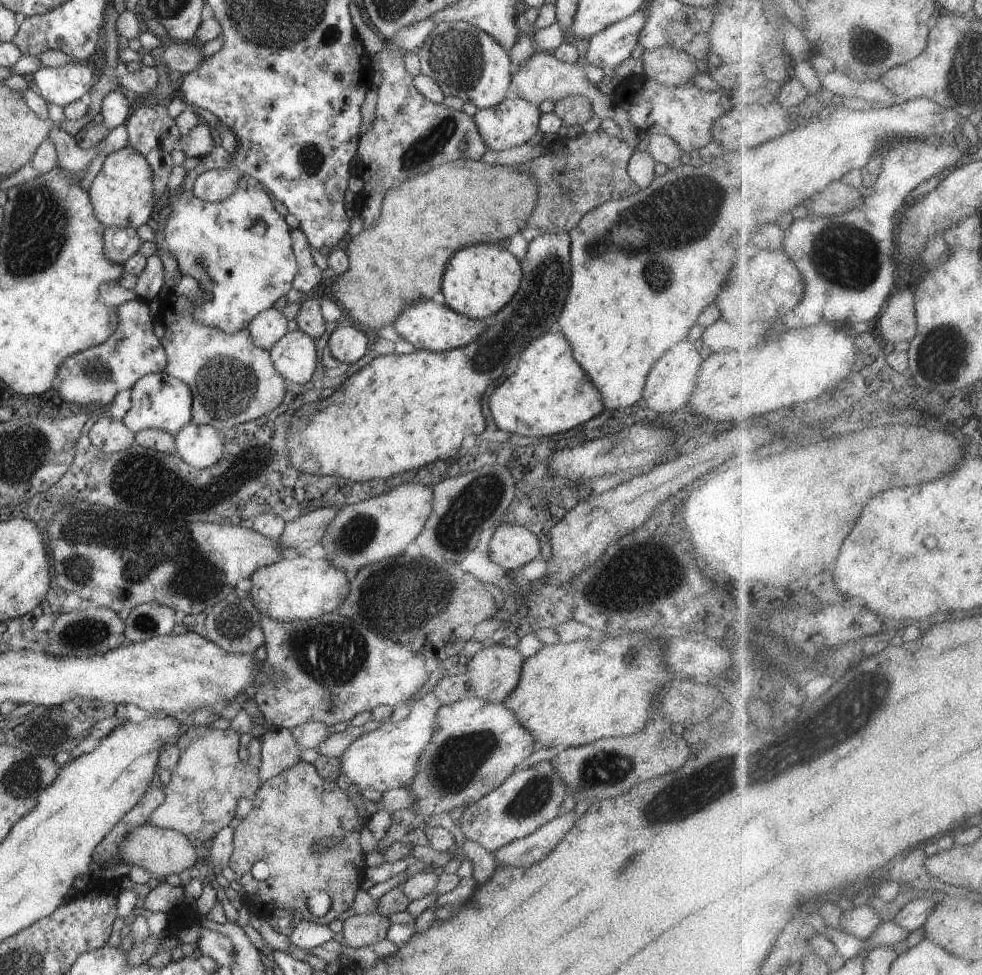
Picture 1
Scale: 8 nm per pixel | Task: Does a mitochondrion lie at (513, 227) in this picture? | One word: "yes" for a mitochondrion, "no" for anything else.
no

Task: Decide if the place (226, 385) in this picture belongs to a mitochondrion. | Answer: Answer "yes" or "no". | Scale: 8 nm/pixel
yes

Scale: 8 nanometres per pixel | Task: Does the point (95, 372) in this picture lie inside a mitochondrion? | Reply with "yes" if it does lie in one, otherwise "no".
yes

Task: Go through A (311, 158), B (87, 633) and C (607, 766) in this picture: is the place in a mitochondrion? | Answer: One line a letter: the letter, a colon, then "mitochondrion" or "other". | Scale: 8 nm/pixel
A: mitochondrion
B: mitochondrion
C: mitochondrion

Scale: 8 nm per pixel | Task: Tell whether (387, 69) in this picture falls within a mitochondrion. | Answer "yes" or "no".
no

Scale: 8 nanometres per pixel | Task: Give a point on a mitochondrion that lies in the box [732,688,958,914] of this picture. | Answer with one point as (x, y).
(763, 764)

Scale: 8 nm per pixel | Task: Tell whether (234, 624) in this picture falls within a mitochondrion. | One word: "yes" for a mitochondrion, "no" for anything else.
yes

